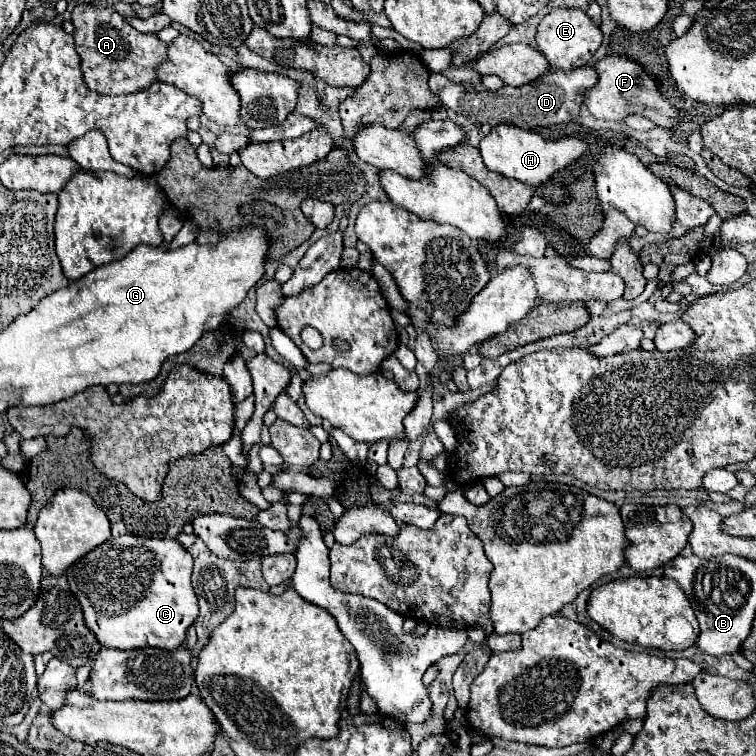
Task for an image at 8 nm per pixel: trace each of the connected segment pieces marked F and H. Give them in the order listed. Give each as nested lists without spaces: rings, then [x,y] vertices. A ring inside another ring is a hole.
[[[607,56],[597,60],[593,68],[599,76],[599,82],[587,92],[583,92],[583,100],[587,110],[595,118],[601,118],[607,122],[623,122],[625,116],[629,114],[641,114],[663,130],[675,130],[679,126],[681,112],[667,102],[667,98],[659,92],[655,80],[637,62],[625,56]]]
[[[499,124],[491,128],[491,132],[481,140],[479,150],[481,150],[483,162],[493,172],[499,172],[507,178],[515,178],[529,186],[539,186],[547,182],[551,174],[575,162],[579,156],[583,156],[587,152],[587,142],[579,138],[563,138],[559,142],[549,142],[531,130],[515,128],[511,124]]]

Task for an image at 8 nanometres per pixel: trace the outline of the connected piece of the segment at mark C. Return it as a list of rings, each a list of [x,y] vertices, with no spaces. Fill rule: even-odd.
[[[127,534],[111,538],[95,550],[91,550],[87,556],[77,560],[65,572],[65,576],[69,580],[71,592],[81,602],[85,624],[91,628],[91,632],[105,648],[135,650],[155,646],[165,650],[177,650],[183,644],[189,626],[199,616],[197,596],[191,584],[191,572],[193,556],[183,548],[179,540],[151,540]]]

